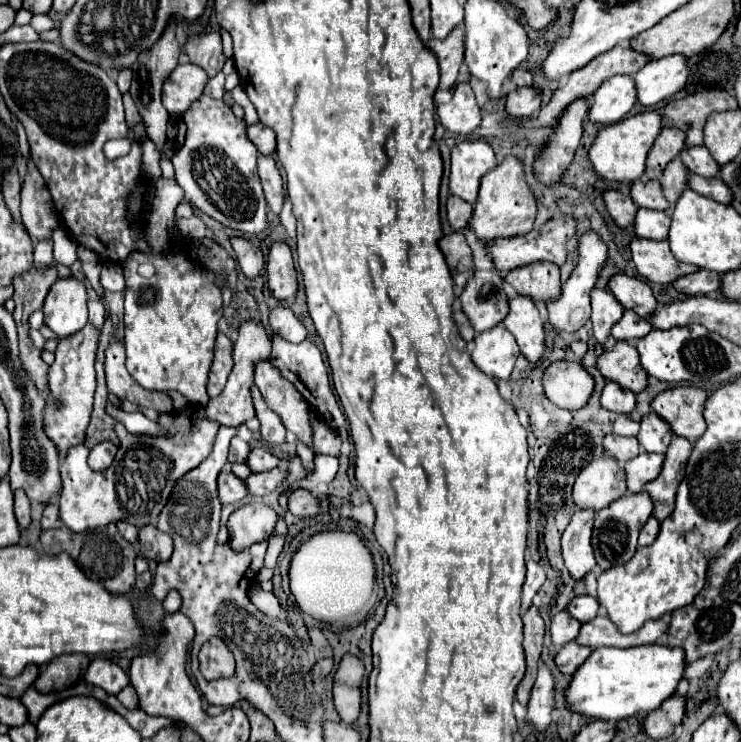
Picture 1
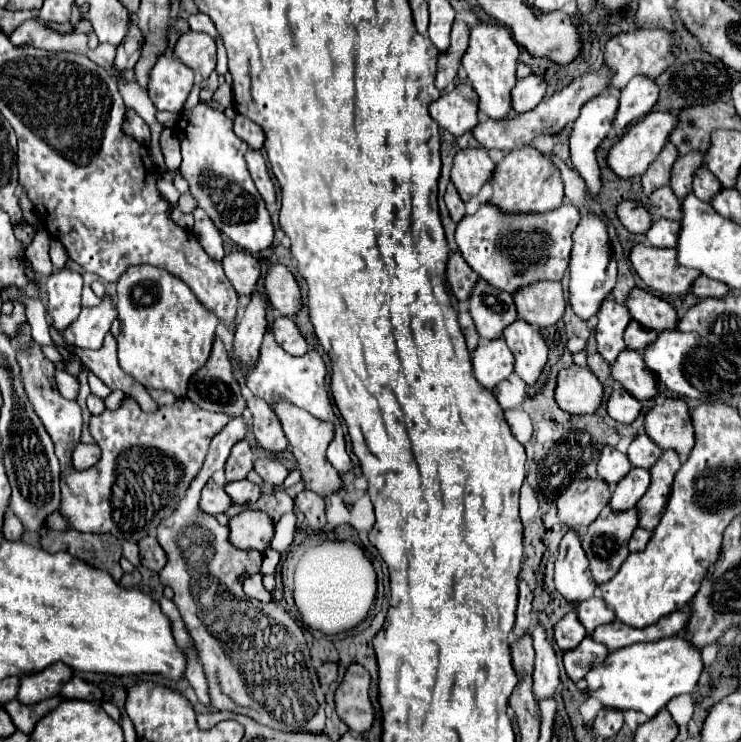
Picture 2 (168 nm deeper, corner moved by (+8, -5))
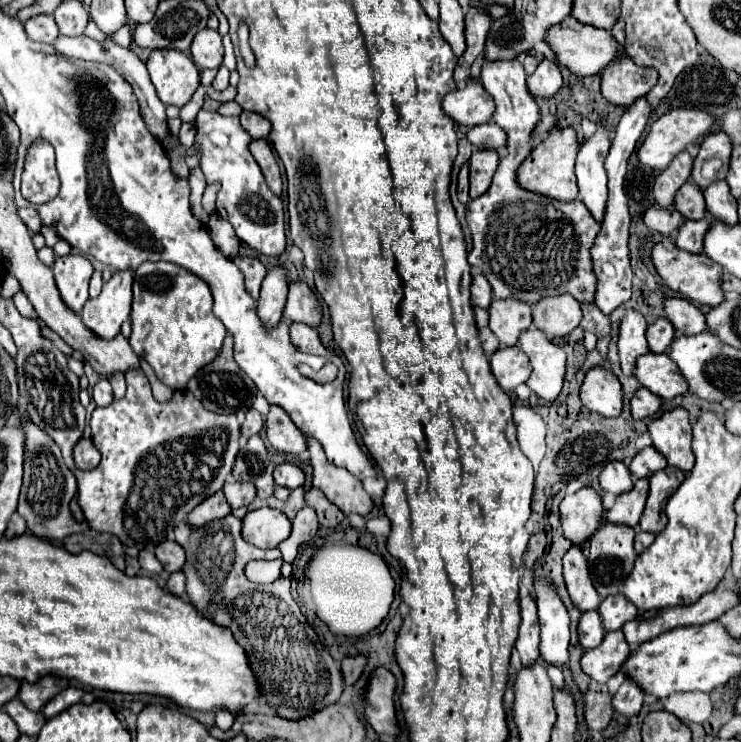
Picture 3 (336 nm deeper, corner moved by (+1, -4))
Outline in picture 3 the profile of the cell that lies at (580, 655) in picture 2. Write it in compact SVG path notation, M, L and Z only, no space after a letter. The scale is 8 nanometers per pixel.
M612 631L612 633L606 633L600 647L588 649L584 653L582 669L598 683L606 683L622 669L628 655L630 655L630 645L626 643L624 633Z

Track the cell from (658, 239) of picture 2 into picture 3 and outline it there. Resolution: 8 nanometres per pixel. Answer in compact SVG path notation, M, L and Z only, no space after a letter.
M710 219L702 221L686 221L684 227L680 227L676 237L676 247L688 251L688 253L702 253L704 251L704 235L710 229Z

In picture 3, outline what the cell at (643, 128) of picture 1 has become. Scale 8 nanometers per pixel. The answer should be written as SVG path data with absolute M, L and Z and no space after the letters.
M672 109L668 113L664 113L658 121L654 121L646 141L642 143L640 151L638 151L638 159L644 165L656 167L656 169L666 169L670 165L670 161L686 149L686 145L696 143L702 135L710 133L714 125L714 117L702 109Z

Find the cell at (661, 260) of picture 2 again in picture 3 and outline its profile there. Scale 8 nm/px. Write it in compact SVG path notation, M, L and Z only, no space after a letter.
M660 243L652 249L652 261L656 265L658 275L664 279L664 283L680 293L684 299L698 301L710 307L718 307L724 301L724 291L722 291L722 267L708 259L706 255L694 255L688 251L680 249L664 249Z

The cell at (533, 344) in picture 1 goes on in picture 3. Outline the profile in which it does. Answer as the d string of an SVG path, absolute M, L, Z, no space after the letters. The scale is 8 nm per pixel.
M530 327L520 335L518 347L528 355L532 375L526 385L542 399L554 401L564 385L566 375L566 353L556 347L542 331Z

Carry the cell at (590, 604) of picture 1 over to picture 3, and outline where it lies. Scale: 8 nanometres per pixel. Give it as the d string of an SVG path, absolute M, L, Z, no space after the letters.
M610 595L604 599L598 607L606 631L618 631L624 627L624 623L638 617L636 605L632 605L624 595Z

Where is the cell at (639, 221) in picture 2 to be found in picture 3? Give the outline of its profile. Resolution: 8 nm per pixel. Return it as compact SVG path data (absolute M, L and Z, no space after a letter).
M652 207L644 213L644 223L652 229L652 231L658 231L662 235L674 235L680 225L684 223L686 219L676 211L676 207L670 209L660 209L660 207Z

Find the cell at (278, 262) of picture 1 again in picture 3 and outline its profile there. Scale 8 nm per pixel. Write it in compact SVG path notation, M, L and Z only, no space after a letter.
M296 281L290 285L288 301L284 307L284 317L290 321L306 323L310 327L318 327L322 321L322 305L312 289L304 281Z

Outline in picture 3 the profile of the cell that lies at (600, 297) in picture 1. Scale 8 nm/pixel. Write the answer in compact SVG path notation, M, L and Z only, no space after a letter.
M628 309L622 325L620 325L620 339L618 339L618 351L620 351L620 363L622 371L626 375L634 375L636 359L640 355L646 355L650 351L646 341L646 319L638 311Z

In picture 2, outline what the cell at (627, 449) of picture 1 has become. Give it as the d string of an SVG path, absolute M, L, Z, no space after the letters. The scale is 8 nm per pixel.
M605 446L601 450L601 458L599 458L599 464L597 464L597 472L611 486L617 484L629 470L631 470L631 462L629 462L627 454L621 454L613 446Z

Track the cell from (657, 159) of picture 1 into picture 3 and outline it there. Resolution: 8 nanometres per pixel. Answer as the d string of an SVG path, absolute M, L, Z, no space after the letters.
M688 151L676 155L676 159L656 177L654 183L654 197L660 207L670 207L674 203L676 191L688 181L692 175L692 157Z

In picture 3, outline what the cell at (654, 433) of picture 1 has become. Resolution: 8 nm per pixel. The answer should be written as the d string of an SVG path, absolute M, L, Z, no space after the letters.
M646 447L644 451L640 451L628 465L630 473L634 477L650 477L652 473L664 469L666 463L664 463L664 455L660 455L654 447Z

